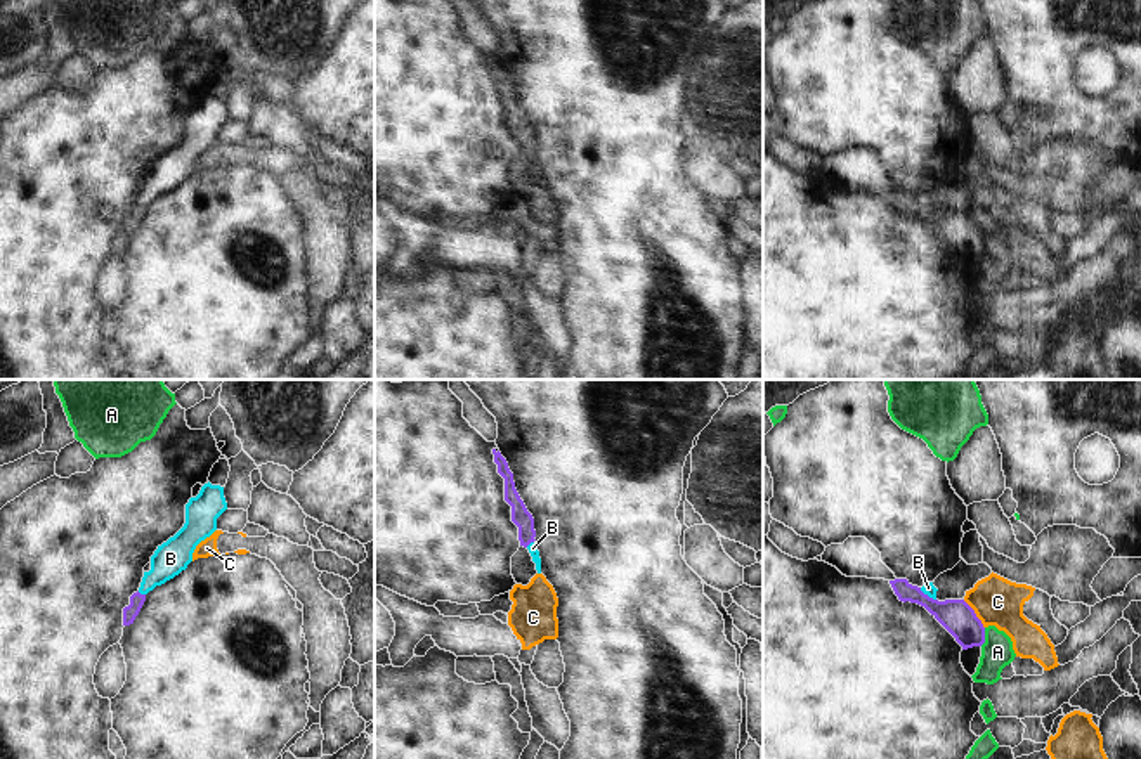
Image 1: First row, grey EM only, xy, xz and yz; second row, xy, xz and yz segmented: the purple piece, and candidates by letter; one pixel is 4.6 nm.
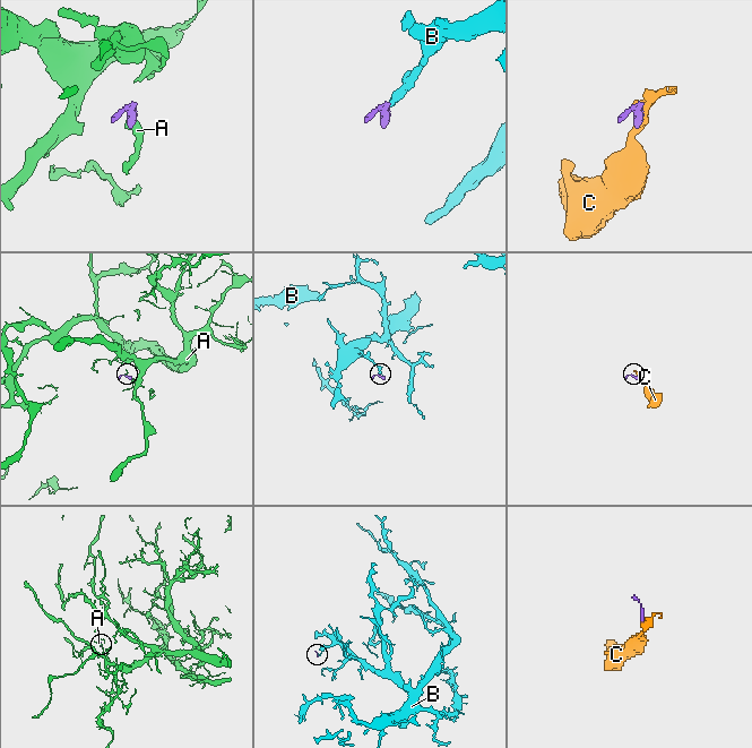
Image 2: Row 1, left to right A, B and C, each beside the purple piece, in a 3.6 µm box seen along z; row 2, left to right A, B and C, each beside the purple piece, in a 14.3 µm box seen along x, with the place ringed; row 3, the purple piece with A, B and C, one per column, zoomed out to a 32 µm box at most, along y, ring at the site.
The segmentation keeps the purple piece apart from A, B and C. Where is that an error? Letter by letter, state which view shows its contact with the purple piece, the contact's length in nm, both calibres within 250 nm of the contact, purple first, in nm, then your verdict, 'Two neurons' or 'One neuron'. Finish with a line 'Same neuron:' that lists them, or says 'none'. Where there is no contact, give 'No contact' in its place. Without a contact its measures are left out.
A: Touches purple in yz. Shared border 90 nm. Thickness 160 nm (purple) against 150 nm. Two neurons
B: Touches purple in yz. Shared border 100 nm. Thickness 160 nm (purple) against 60 nm. One neuron
C: Touches purple in yz. Shared border 170 nm. Thickness 160 nm (purple) against 220 nm. Two neurons
Same neuron: B

